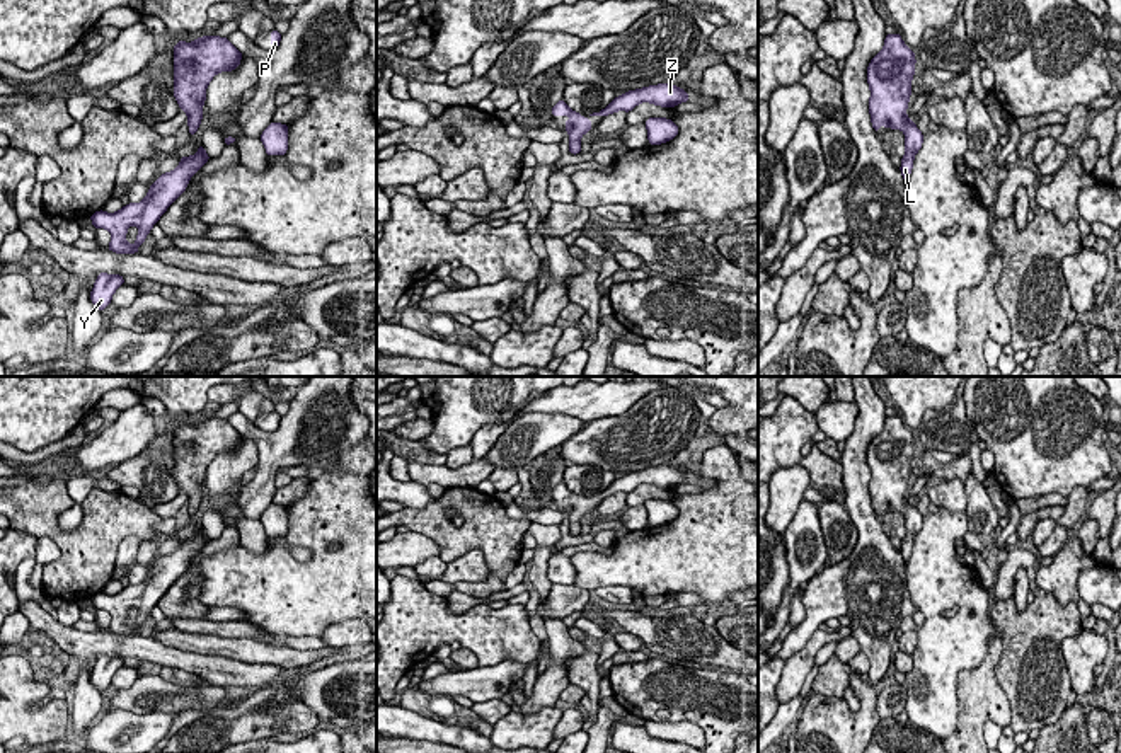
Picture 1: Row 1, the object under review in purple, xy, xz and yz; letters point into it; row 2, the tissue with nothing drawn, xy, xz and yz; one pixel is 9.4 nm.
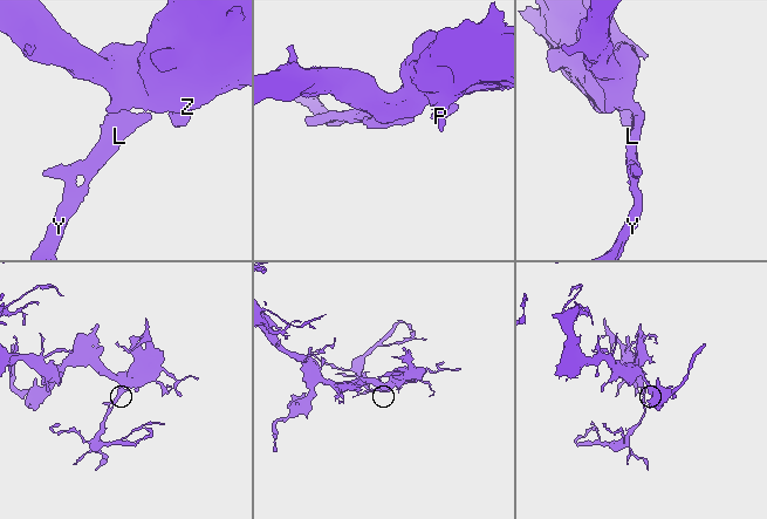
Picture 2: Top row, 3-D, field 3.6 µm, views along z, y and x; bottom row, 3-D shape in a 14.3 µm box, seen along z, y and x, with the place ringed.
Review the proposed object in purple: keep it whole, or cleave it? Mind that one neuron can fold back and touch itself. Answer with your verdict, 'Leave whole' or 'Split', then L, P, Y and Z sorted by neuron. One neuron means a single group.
Leave whole. Groups: L P Y Z

